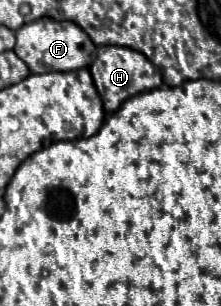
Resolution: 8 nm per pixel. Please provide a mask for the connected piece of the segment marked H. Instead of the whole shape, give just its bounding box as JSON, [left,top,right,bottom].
[90,46,163,112]

